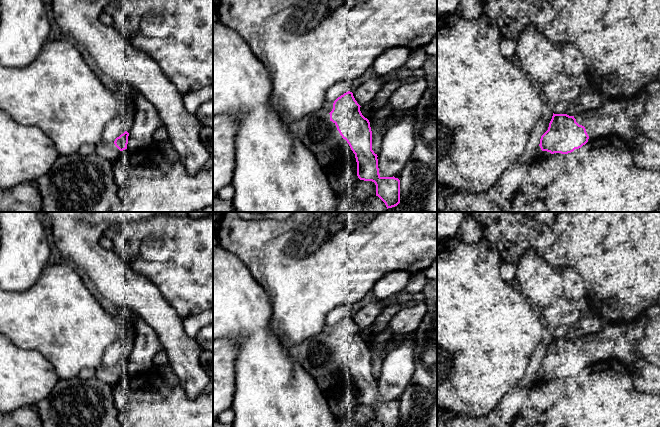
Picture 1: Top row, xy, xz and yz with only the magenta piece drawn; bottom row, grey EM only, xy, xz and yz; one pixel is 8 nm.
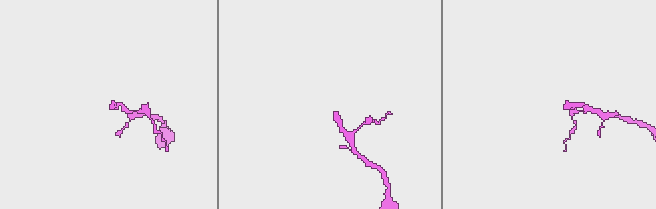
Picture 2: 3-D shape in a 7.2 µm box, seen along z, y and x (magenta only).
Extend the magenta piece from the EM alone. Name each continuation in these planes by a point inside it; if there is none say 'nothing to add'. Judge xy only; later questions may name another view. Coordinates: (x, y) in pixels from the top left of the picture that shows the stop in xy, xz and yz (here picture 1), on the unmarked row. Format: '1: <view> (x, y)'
1: xy (108, 374)

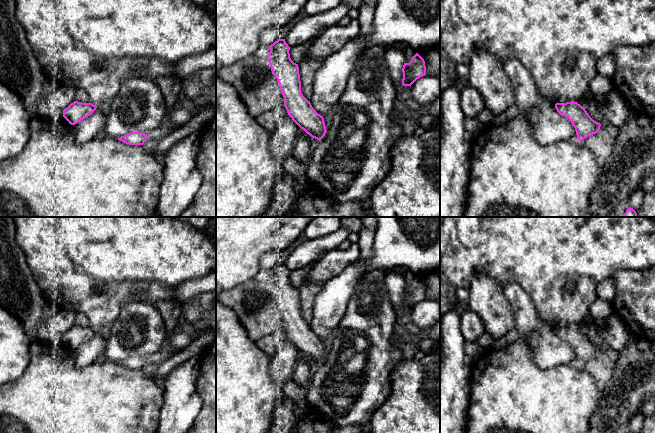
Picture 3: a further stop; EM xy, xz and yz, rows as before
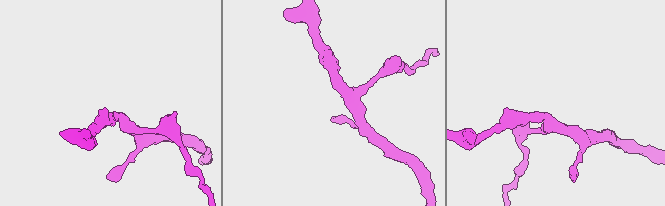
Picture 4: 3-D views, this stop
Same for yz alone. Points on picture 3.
nothing to add

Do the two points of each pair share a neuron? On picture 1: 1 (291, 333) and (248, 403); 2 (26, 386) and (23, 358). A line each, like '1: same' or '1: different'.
1: different
2: same

